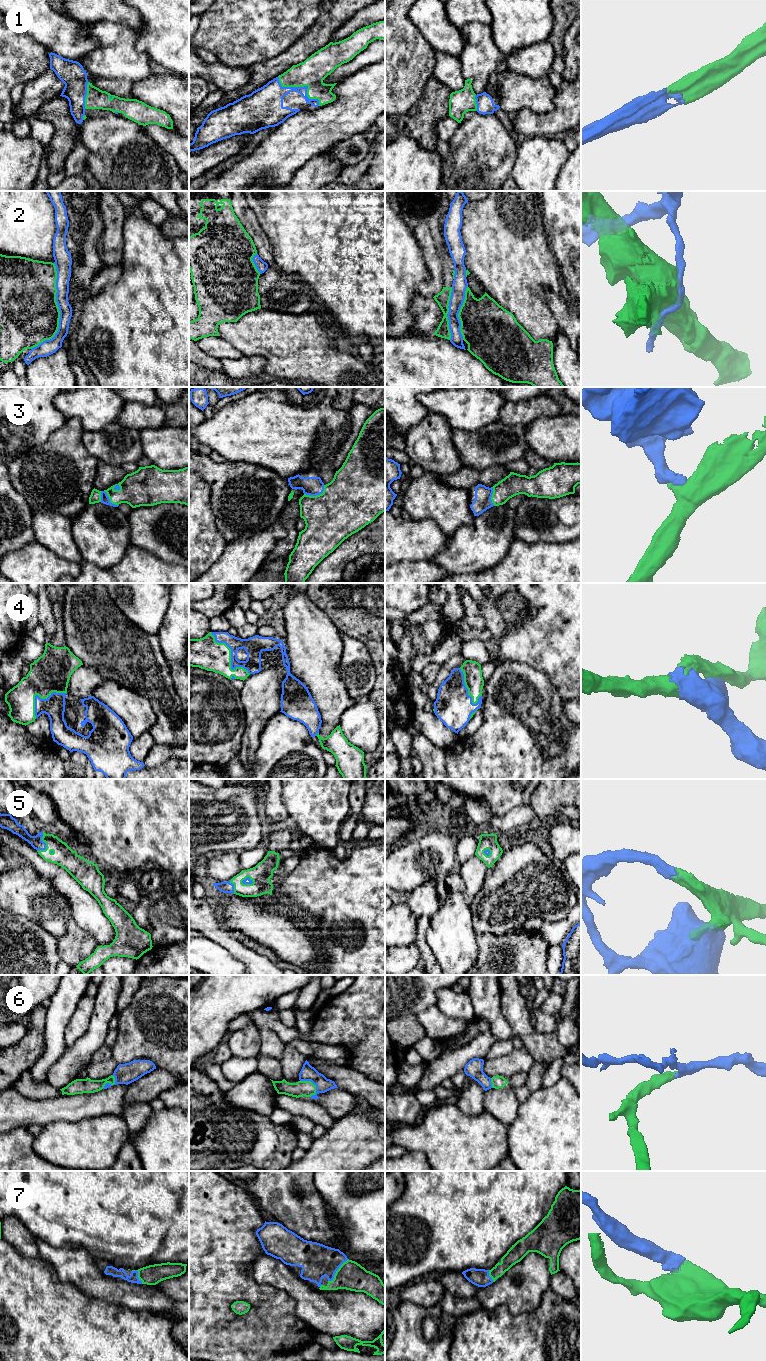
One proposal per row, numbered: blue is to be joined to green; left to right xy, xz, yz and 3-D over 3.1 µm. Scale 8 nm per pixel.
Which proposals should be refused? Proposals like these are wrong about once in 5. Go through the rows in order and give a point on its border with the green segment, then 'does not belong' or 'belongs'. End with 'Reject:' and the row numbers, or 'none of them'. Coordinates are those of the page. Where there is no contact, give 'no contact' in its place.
1: xz (302, 86) | belongs
2: xy (59, 311) | belongs
3: xz (316, 495) | belongs
4: xz (230, 657) | belongs
5: xy (46, 844) | belongs
6: xz (311, 1082) | belongs
7: xz (336, 1271) | belongs
Reject: none of them

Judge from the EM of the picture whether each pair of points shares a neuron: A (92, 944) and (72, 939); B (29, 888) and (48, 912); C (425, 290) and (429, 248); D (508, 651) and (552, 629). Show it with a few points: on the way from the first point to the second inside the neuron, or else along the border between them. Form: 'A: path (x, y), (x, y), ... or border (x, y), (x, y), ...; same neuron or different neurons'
A: path (87, 944), (77, 944); same neuron
B: path (32, 894), (43, 906); same neuron
C: path (434, 280), (432, 258); same neuron
D: path (519, 644), (541, 640); same neuron

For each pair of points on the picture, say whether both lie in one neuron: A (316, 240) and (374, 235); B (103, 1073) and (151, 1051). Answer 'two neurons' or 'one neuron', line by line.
A: one neuron
B: two neurons

